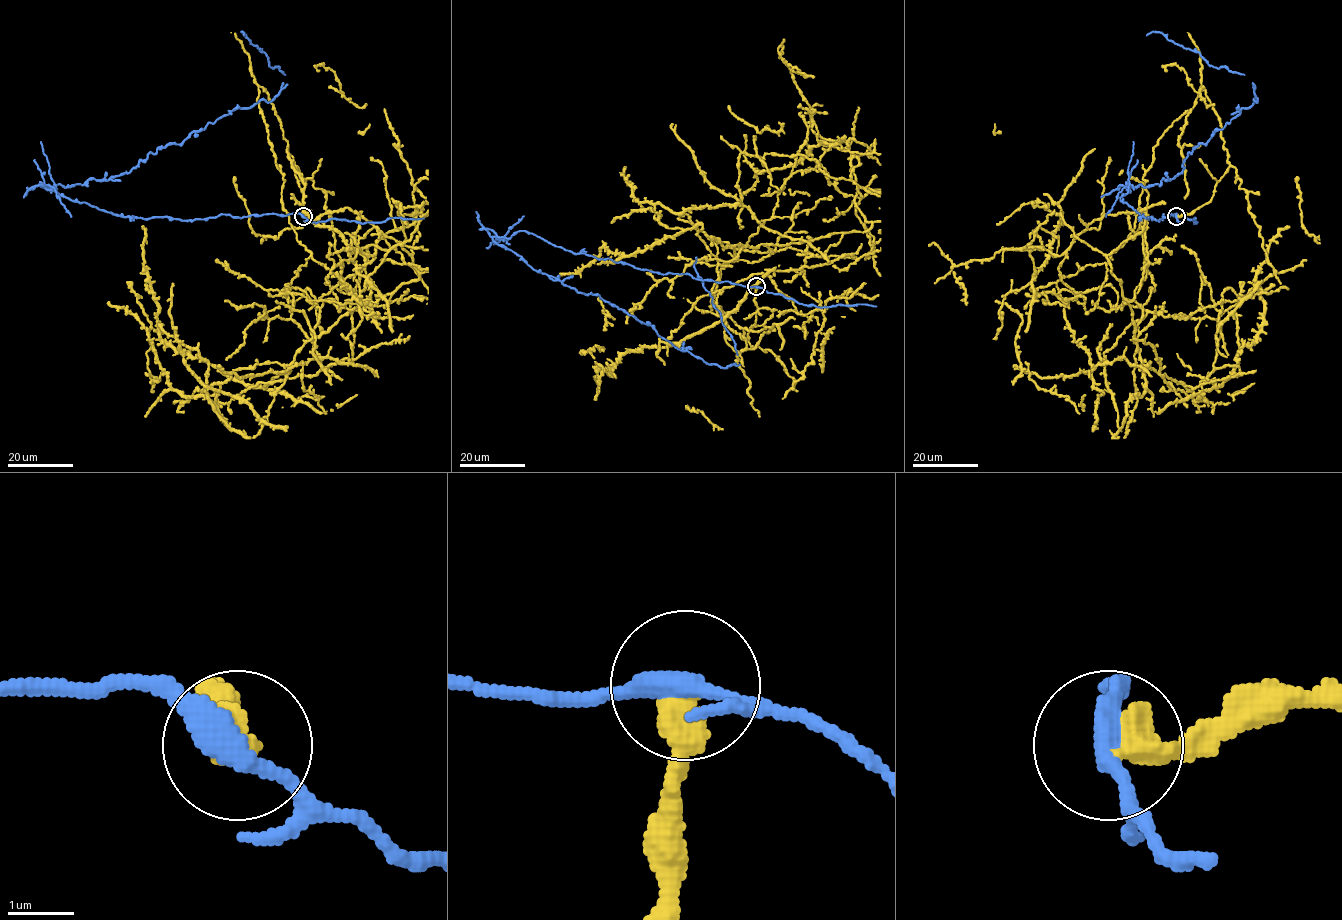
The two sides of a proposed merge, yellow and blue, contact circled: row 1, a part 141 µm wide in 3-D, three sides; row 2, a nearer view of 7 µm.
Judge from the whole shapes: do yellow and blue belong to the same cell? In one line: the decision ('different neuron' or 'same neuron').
different neuron

